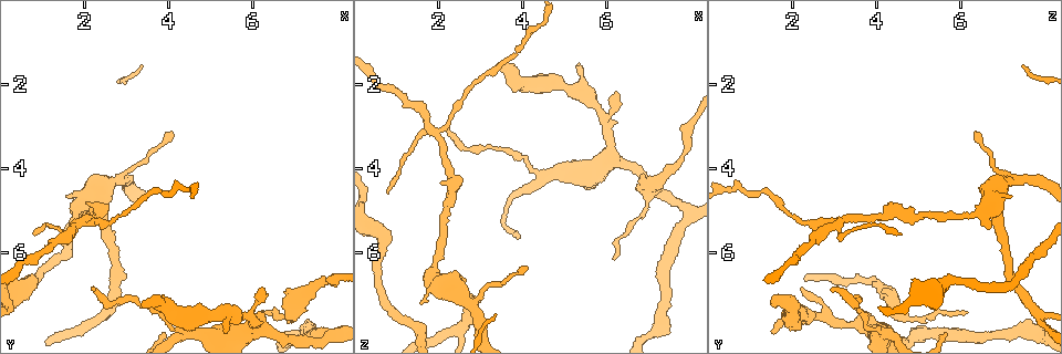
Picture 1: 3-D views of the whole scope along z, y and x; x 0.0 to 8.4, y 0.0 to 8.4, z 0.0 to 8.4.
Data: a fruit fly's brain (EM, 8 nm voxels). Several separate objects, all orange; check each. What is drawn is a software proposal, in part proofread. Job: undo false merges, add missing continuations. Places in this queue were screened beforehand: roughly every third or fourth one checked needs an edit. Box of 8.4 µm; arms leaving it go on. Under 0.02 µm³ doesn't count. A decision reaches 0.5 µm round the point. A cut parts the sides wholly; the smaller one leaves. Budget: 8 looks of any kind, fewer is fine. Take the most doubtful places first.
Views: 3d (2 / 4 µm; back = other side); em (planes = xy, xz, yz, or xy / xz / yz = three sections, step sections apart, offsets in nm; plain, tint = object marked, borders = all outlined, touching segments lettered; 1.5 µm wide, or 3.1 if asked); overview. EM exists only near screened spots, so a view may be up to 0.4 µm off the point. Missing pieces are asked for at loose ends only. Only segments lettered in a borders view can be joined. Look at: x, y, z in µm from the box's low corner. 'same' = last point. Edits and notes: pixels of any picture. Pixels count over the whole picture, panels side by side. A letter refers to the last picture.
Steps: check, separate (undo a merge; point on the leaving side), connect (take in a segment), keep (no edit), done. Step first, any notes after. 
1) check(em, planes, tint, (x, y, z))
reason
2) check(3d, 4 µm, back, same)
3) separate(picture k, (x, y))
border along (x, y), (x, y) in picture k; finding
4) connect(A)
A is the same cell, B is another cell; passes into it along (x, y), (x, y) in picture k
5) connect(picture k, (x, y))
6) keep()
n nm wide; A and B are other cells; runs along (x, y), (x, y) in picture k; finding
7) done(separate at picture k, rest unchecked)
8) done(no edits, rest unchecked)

check(em, xy, step 8, borders, (3.40, 7.30, 1.60))
stops while still wide

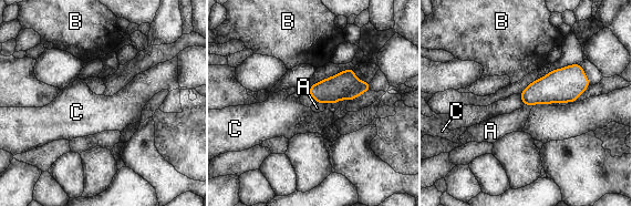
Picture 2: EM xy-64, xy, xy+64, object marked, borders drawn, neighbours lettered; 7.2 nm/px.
check(em, planes, borders, same)

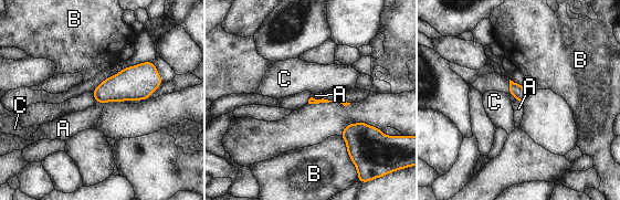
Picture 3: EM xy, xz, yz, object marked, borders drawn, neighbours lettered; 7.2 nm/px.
keep()
A, B and C are other cells; none of them fits

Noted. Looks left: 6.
check(3d, 4 µm, (2.00, 5.10, 6.10))
sudden change in width

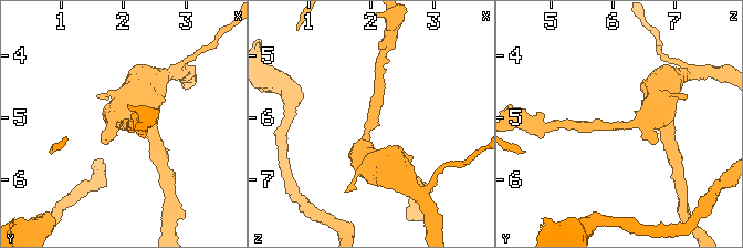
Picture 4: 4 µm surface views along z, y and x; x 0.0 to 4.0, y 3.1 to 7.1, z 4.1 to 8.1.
check(em, planes, plain, (2.00, 5.10, 6.10))
arms of 190, 500 nm

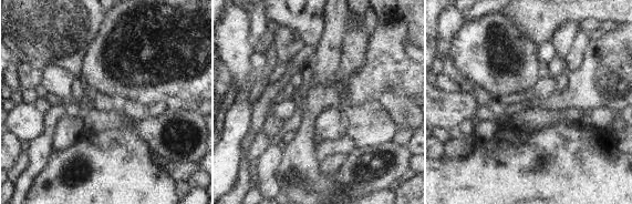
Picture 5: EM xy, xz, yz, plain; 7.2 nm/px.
check(em, planes, borders, same)
see the neighbours

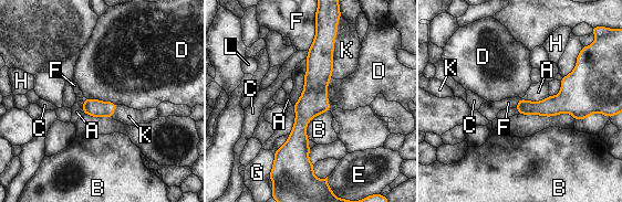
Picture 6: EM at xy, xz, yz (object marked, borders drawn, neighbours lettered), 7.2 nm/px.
keep()
A, B, C, D, E, F, G, H, K and L are other cells; border along (86, 97), (112, 100), (116, 104) in picture 6; continuous, no second cell

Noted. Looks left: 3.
check(em, planes, borders, (0.70, 6.70, 5.55))

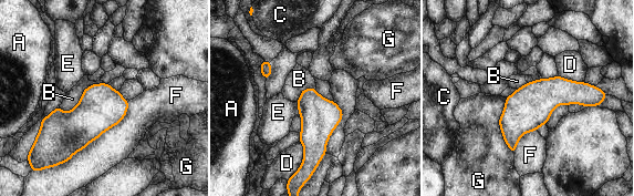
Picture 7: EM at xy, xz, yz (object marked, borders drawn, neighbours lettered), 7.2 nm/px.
keep()
A, B, C, D, E, F and G are other cells; border along (103, 82), (60, 109) in picture 7; all the same cell

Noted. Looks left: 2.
done(no edits, rest unchecked)

